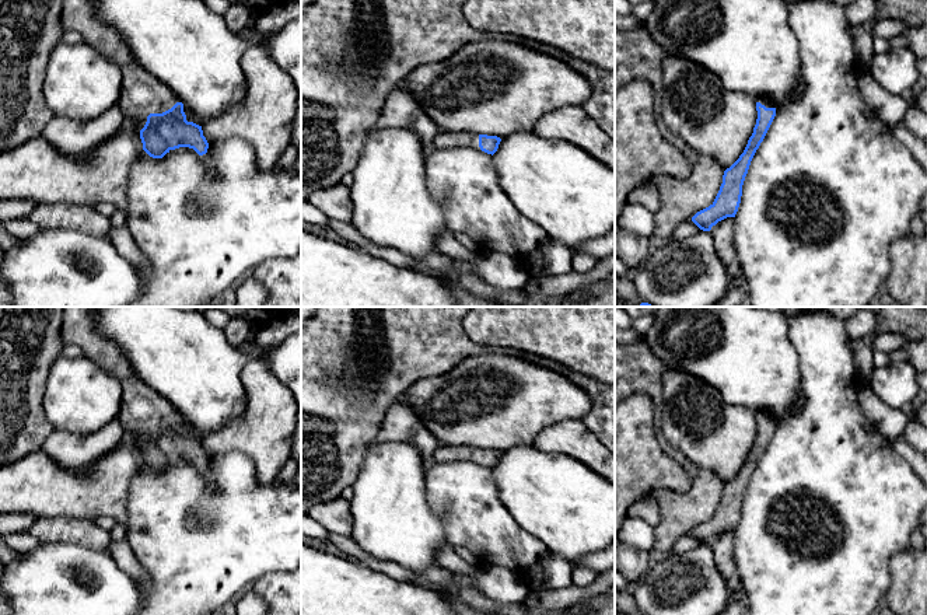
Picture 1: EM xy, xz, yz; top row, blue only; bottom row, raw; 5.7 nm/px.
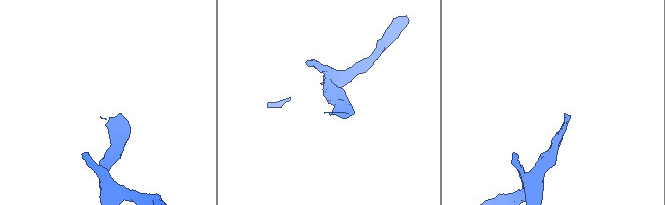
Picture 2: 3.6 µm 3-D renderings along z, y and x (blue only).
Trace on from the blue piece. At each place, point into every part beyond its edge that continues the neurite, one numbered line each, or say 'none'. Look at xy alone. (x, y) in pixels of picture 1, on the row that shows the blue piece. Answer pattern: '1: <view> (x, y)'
1: xy (142, 94)

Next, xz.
1: xz (444, 139)

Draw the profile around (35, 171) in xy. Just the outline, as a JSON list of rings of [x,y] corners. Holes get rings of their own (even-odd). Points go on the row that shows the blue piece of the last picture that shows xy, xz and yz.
[[[125,119],[118,133],[80,158],[60,154],[45,137],[0,151],[0,200],[22,199],[36,205],[69,203],[95,206],[112,203],[127,216],[126,186],[137,157],[143,153],[140,130],[133,119]]]

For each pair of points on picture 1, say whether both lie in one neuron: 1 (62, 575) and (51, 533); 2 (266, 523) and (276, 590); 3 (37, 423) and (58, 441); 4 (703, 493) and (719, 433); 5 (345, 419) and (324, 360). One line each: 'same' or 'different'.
1: different
2: different
3: different
4: different
5: same

